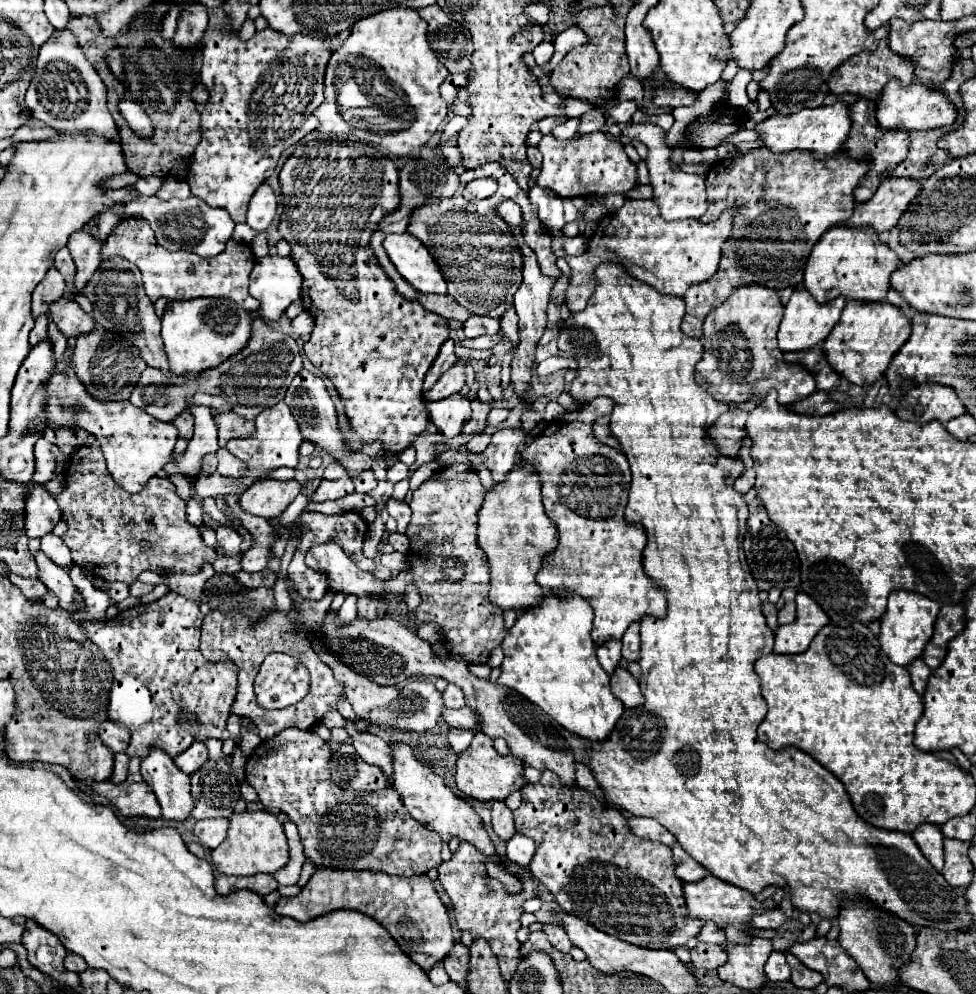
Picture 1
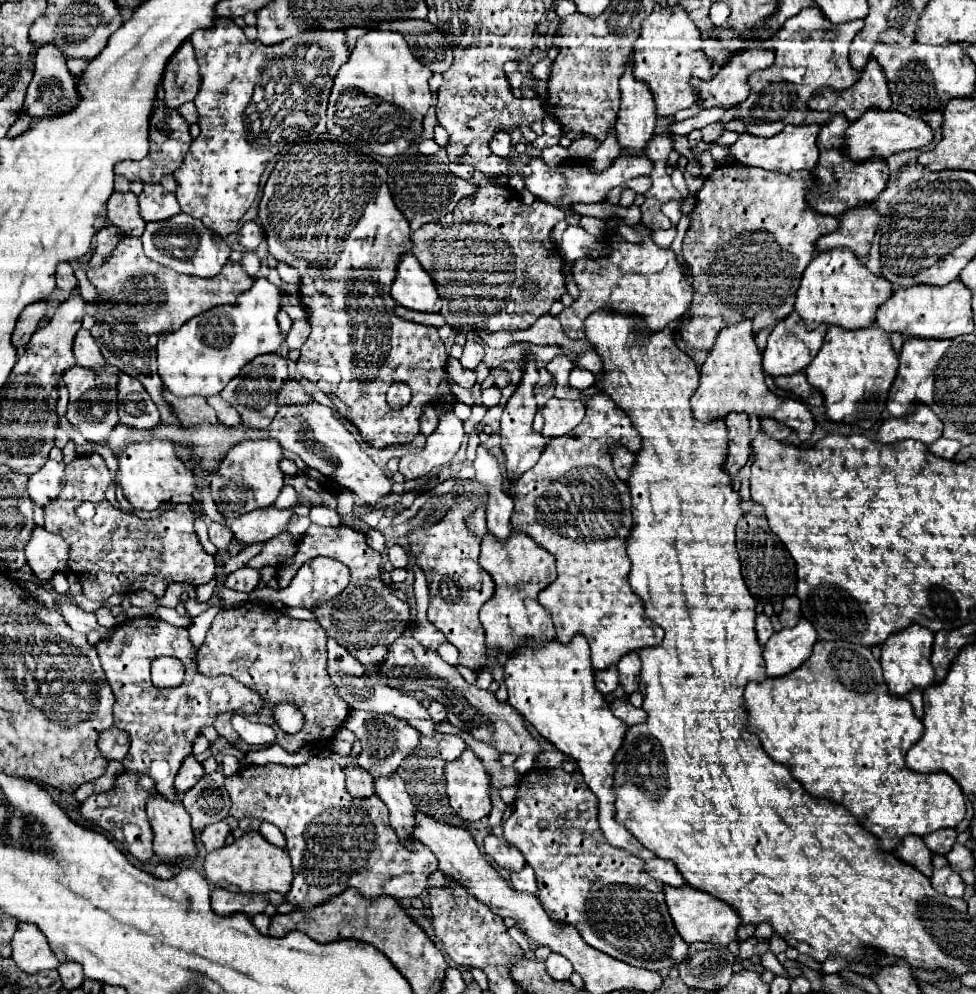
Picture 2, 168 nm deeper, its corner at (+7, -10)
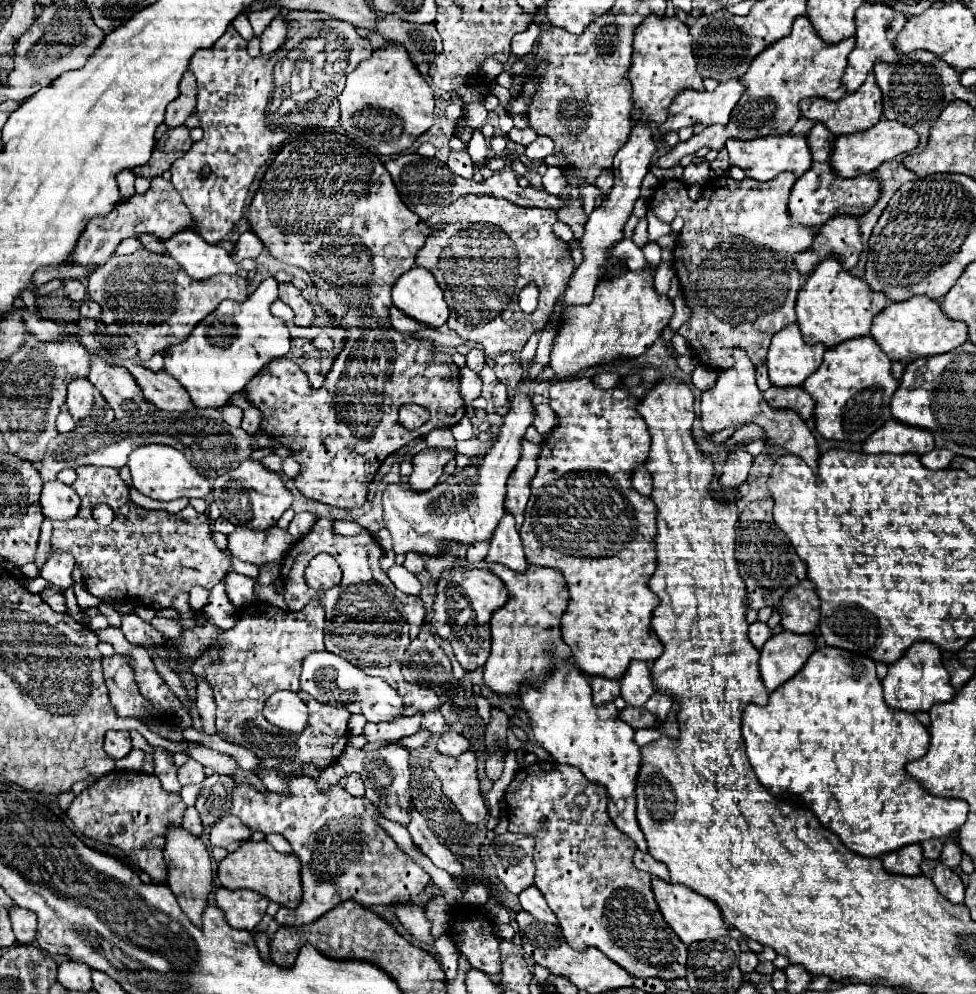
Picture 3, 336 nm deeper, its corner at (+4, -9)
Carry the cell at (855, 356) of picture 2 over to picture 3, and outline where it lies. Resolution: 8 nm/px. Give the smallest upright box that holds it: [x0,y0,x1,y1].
[804,337,900,443]

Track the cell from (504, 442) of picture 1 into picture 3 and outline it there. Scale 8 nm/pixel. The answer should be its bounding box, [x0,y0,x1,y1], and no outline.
[486,513,528,571]

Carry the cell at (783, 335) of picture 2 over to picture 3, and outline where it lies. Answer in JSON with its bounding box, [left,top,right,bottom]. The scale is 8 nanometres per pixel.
[766,323,826,387]

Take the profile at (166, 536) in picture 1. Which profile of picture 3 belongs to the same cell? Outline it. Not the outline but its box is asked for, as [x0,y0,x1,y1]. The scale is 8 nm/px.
[52,467,230,619]

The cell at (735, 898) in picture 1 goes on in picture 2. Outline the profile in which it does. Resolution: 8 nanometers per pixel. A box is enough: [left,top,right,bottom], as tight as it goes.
[663,884,741,946]

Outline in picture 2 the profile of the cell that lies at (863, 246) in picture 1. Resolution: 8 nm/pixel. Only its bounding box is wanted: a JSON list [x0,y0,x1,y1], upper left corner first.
[795,248,893,330]

